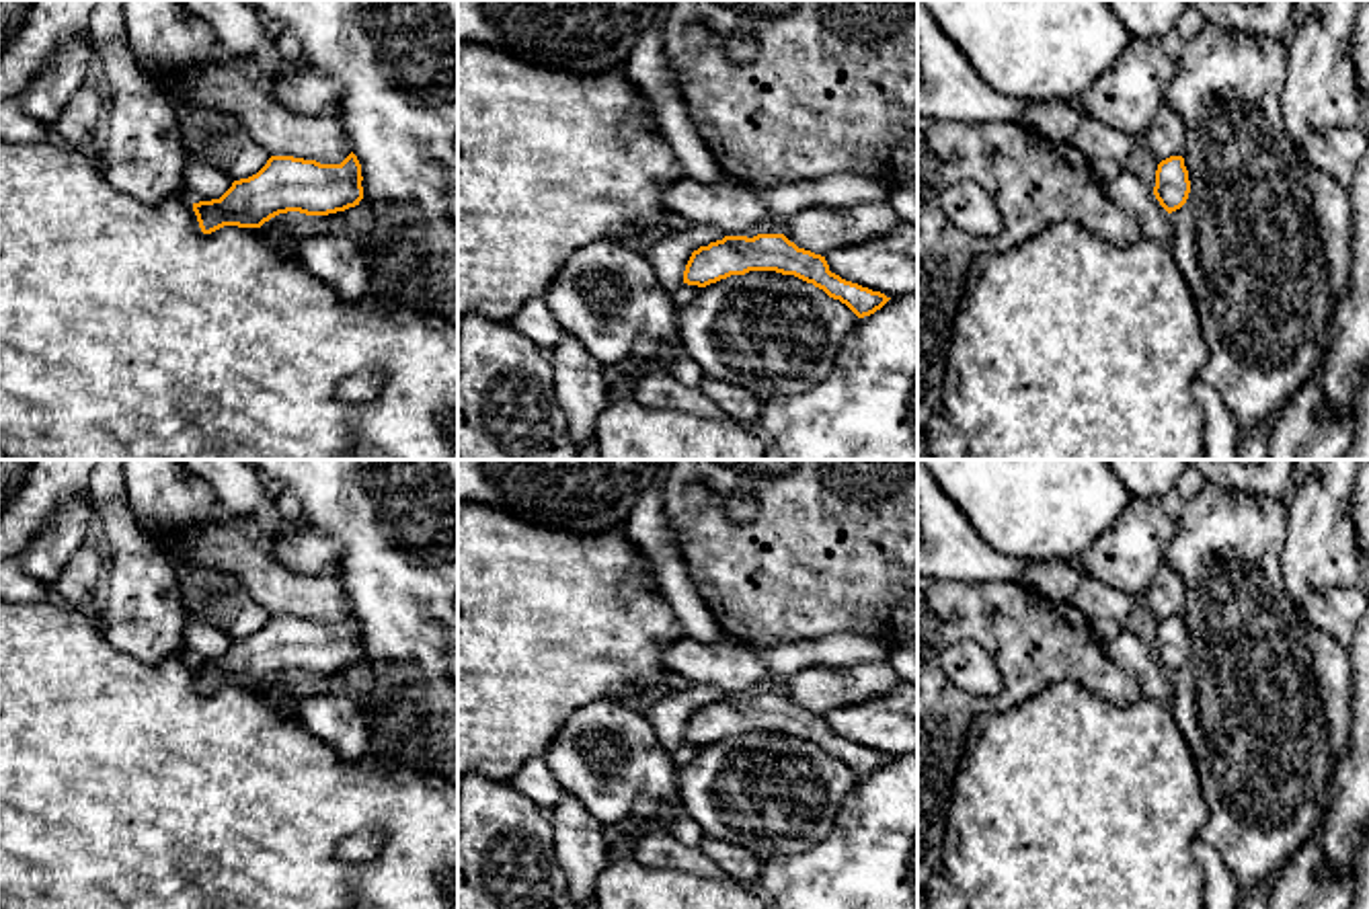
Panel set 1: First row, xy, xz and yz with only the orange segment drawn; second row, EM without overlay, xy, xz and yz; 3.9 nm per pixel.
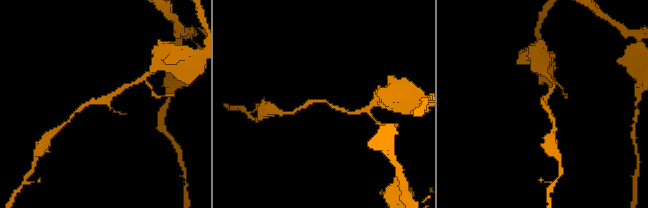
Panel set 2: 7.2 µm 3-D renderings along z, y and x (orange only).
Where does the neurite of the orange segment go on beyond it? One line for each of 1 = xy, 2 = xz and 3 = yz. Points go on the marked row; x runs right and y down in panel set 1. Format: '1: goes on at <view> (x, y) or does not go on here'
1: does not go on here
2: does not go on here
3: does not go on here

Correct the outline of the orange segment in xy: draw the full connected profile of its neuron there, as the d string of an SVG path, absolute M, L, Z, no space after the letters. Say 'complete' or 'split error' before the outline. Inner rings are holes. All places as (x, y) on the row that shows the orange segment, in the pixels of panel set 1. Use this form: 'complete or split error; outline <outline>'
complete; outline M353 152L341 164L271 156L257 174L234 181L220 199L193 203L193 211L203 234L224 226L261 228L287 211L328 215L359 205L361 181Z

